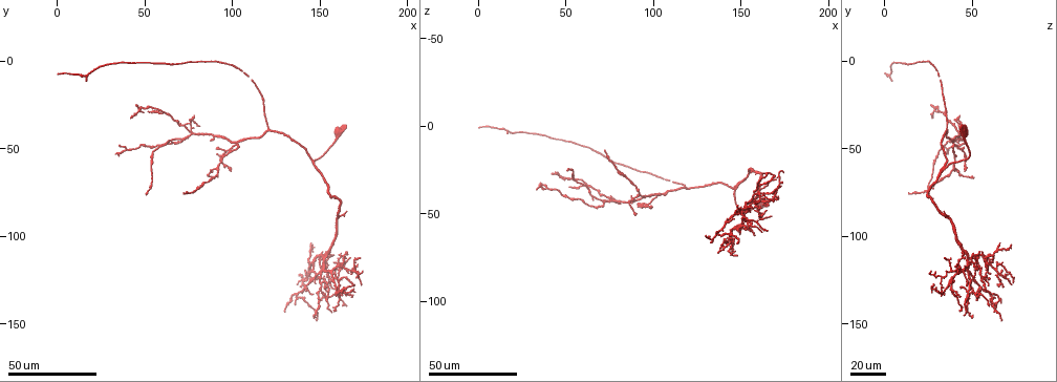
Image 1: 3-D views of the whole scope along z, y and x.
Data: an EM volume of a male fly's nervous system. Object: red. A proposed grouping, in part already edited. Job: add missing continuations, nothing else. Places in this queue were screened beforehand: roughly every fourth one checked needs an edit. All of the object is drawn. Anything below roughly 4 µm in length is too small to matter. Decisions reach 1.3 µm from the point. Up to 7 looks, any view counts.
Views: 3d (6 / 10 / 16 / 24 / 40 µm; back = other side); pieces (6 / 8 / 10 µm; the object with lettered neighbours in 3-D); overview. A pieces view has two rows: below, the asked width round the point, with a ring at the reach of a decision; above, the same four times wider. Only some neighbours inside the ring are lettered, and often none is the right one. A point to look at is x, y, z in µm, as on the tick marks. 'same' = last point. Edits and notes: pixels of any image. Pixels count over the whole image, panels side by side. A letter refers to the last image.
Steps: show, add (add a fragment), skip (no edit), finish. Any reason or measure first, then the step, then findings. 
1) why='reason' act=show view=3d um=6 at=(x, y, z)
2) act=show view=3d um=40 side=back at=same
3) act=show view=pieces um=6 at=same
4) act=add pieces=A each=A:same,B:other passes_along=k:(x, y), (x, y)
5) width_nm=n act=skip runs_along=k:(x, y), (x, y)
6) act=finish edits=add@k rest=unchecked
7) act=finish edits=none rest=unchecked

why='thin end' act=show view=3d um=40 at=(88, 46, 45)

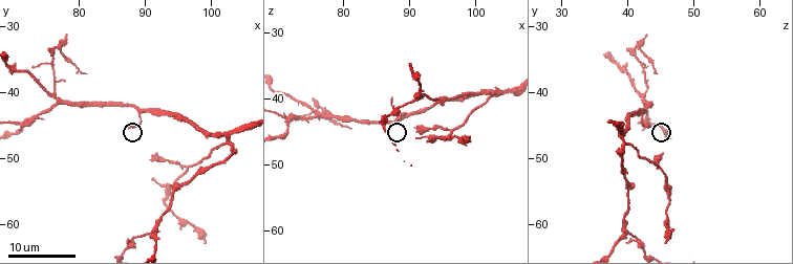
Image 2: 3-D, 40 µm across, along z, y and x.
why='what lies round it' act=show view=pieces um=6 at=(87.0, 45.5, 44.0)

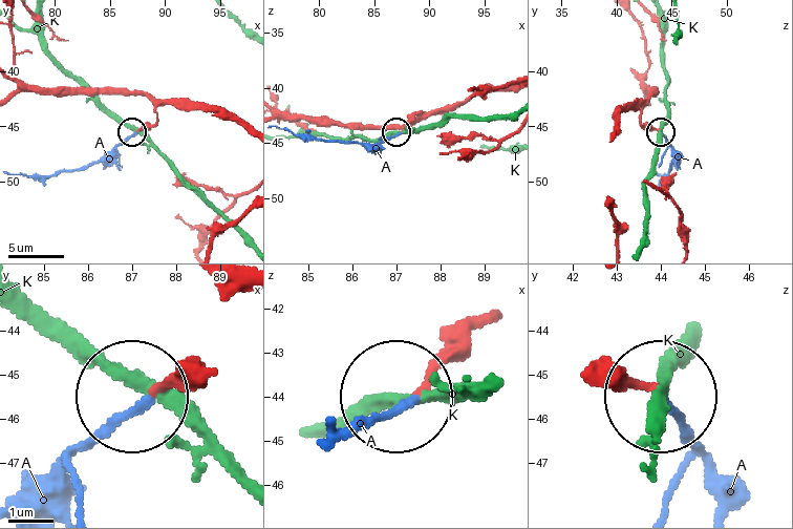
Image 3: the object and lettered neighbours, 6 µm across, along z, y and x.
act=add pieces=A each=A:same,K:other passes_along=3:(155, 112), (154, 123), (95, 162), (47, 176), (17, 173) found='it goes on there'

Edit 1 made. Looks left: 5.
why='free end' act=show view=3d um=40 at=(17, 12, 5)

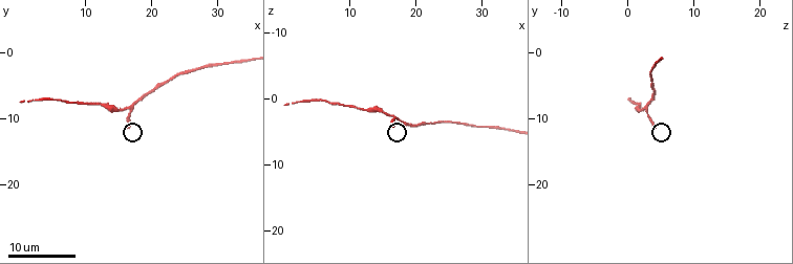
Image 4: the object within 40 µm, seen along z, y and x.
act=show view=pieces um=6 at=(16.5, 11.0, 4.0)

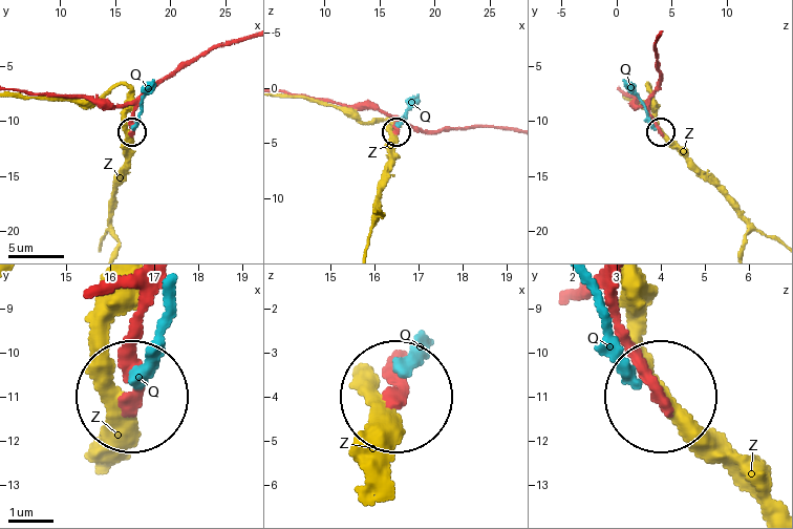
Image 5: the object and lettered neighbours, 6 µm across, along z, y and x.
act=skip each=Q:other,Z:other runs_along=5:(614, 290), (633, 357), (656, 387) found='none of them fits'

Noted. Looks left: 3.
why='free end' act=show view=3d um=24 at=(0.0, 7.5, 1.0)

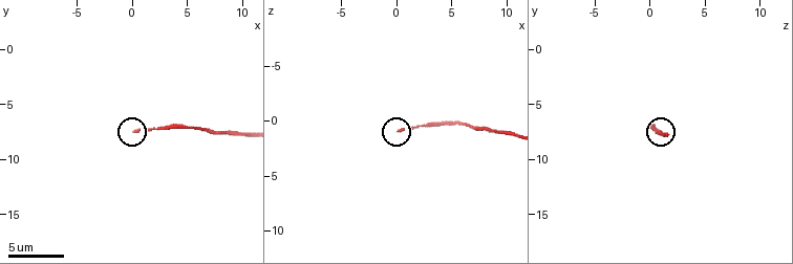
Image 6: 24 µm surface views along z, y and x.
act=show view=pieces um=6 at=(0.2, 7.6, 0.8)

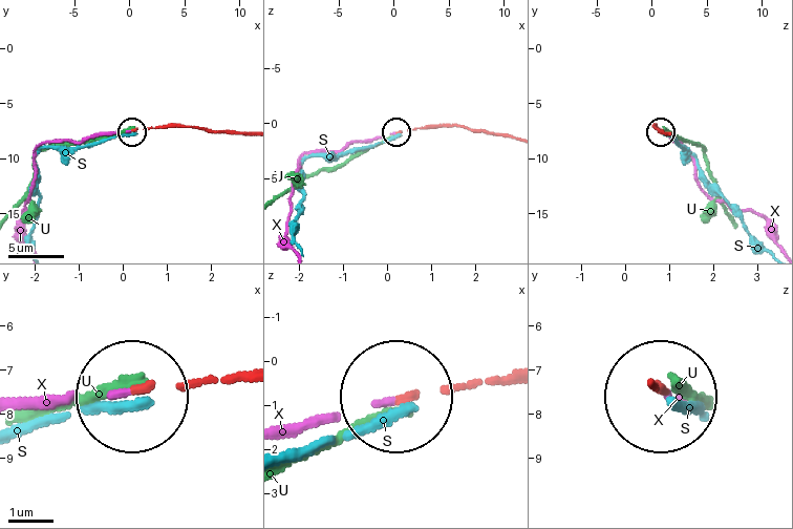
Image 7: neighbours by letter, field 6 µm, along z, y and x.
act=add pieces=X each=S:other,U:other,X:same found='the cell continues'

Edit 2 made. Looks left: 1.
act=finish edits=add@3,add@7 rest=unchecked

